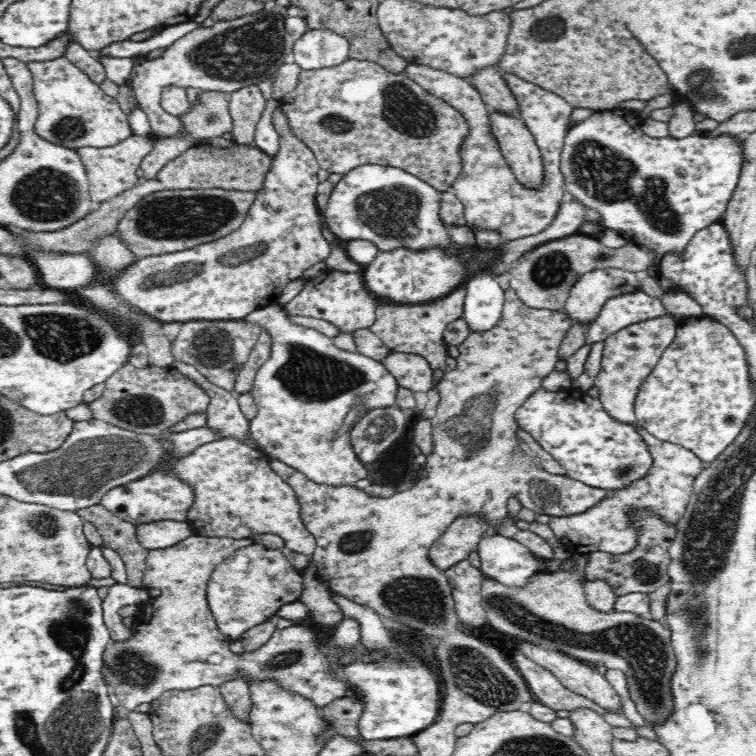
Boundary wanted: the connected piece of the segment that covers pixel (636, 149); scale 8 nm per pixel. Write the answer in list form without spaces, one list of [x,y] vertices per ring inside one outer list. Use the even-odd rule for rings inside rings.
[[[616,108],[595,111],[586,120],[575,125],[570,125],[563,142],[563,149],[561,150],[559,160],[560,171],[564,179],[564,190],[570,192],[580,204],[588,206],[590,210],[596,210],[600,214],[600,218],[602,218],[604,228],[619,231],[628,241],[638,245],[646,245],[658,256],[671,253],[672,251],[681,253],[698,231],[722,220],[742,171],[744,162],[743,145],[740,145],[736,141],[738,140],[738,136],[734,137],[734,135],[726,133],[714,136],[713,138],[708,137],[708,134],[690,135],[686,138],[674,138],[668,134],[666,137],[654,138],[648,136],[642,130],[641,123],[643,121],[634,111]]]

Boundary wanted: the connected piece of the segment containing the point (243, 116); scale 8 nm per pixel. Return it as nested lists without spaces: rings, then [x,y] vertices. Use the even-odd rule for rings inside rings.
[[[250,85],[228,95],[229,111],[233,120],[232,139],[240,144],[254,141],[256,124],[266,108],[266,98],[257,85]]]

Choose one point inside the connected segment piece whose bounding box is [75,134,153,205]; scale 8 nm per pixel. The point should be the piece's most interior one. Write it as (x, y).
(111, 170)

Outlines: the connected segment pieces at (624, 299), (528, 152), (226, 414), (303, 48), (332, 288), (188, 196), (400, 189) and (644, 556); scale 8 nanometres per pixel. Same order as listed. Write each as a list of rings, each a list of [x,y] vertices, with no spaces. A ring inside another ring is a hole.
[[[643,292],[614,296],[605,302],[598,316],[587,326],[585,341],[590,345],[600,342],[626,326],[665,314],[659,297],[650,297]]]
[[[492,111],[490,128],[516,180],[526,188],[544,183],[544,166],[534,135],[520,116]]]
[[[175,360],[170,366],[175,367],[190,381],[194,380],[194,382],[202,384],[204,391],[210,396],[210,404],[207,406],[206,412],[206,426],[215,430],[215,433],[219,434],[219,439],[236,438],[253,447],[258,447],[258,450],[262,451],[262,447],[256,443],[249,430],[249,420],[244,417],[236,395],[211,384],[190,364]]]
[[[308,30],[304,39],[294,43],[295,63],[304,70],[321,69],[336,66],[349,59],[350,43],[344,35],[337,35],[330,30]]]
[[[334,269],[332,272],[325,272],[318,280],[307,280],[304,288],[282,307],[289,316],[310,316],[331,322],[338,327],[338,332],[346,332],[346,346],[338,346],[338,348],[356,353],[358,351],[352,334],[358,328],[369,329],[372,326],[376,320],[376,302],[377,299],[366,288],[360,272],[345,273]]]
[[[221,188],[153,192],[124,214],[117,232],[139,259],[188,250],[237,231],[247,218],[255,196],[252,191]]]
[[[366,163],[366,166],[358,166],[350,173],[344,175],[334,186],[326,204],[324,213],[324,225],[328,227],[340,240],[369,240],[379,250],[396,250],[407,248],[408,250],[428,250],[428,248],[443,248],[447,254],[454,252],[454,241],[450,238],[446,226],[440,218],[439,190],[424,182],[408,171],[397,167],[378,166]]]
[[[649,510],[632,512],[631,522],[637,528],[637,541],[630,553],[615,555],[594,551],[586,554],[585,580],[605,580],[617,596],[634,592],[654,592],[670,580],[667,573],[671,561],[669,546],[677,534],[676,527]]]

